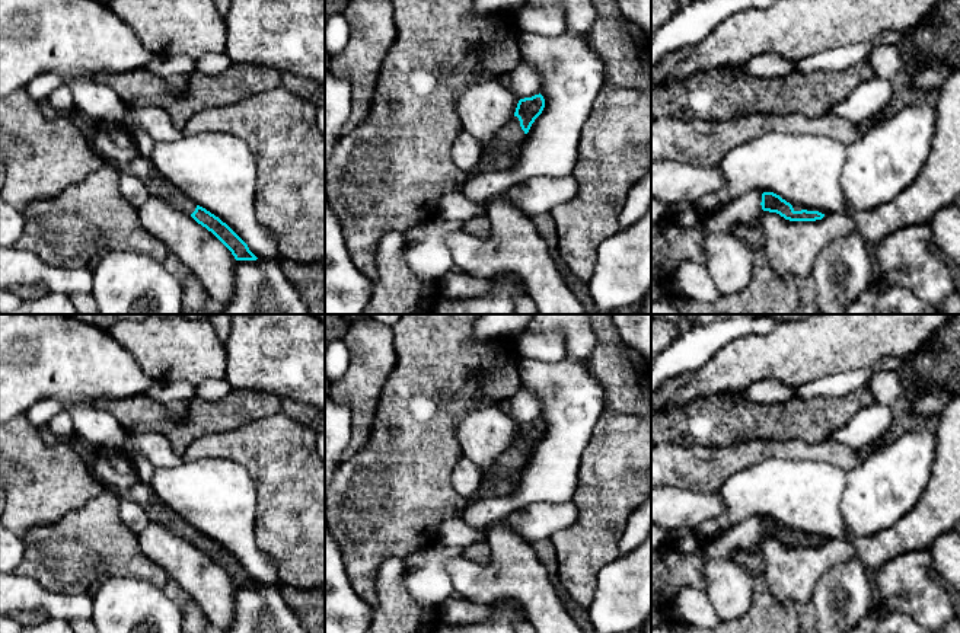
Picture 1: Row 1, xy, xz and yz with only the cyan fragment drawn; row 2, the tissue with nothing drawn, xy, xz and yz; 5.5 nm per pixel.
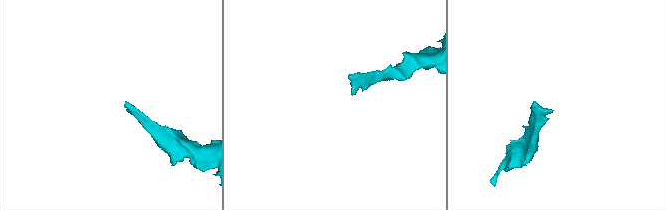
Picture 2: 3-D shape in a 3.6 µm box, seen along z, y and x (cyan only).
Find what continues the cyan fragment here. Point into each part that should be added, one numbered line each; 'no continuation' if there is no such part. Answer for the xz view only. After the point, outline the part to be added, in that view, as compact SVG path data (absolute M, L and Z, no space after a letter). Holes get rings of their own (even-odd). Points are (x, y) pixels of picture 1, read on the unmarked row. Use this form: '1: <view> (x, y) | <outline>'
1: xz (506, 472) | M513 442L497 460L492 470L482 476L481 492L504 492L516 486L522 469L524 466L524 457L520 453L517 442Z

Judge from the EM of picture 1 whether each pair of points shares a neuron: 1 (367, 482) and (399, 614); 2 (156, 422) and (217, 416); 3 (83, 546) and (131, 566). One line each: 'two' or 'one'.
1: two
2: one
3: one

